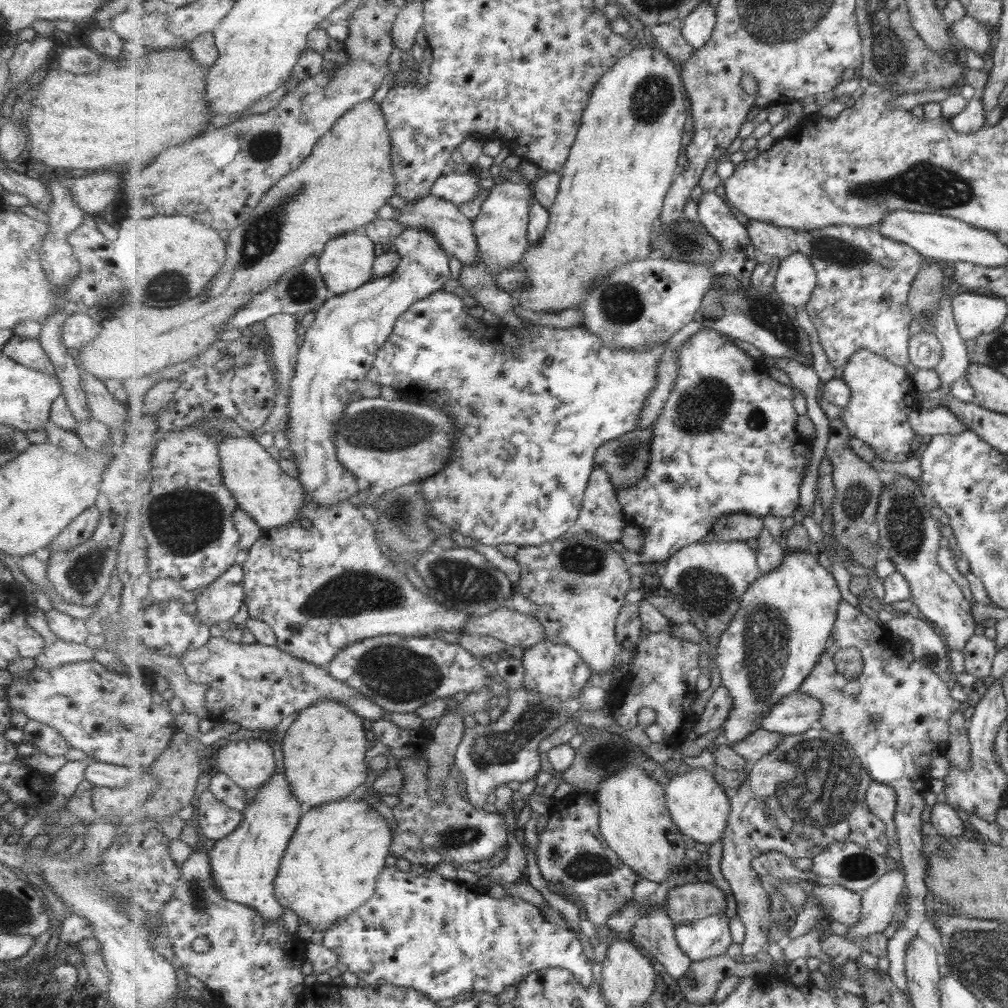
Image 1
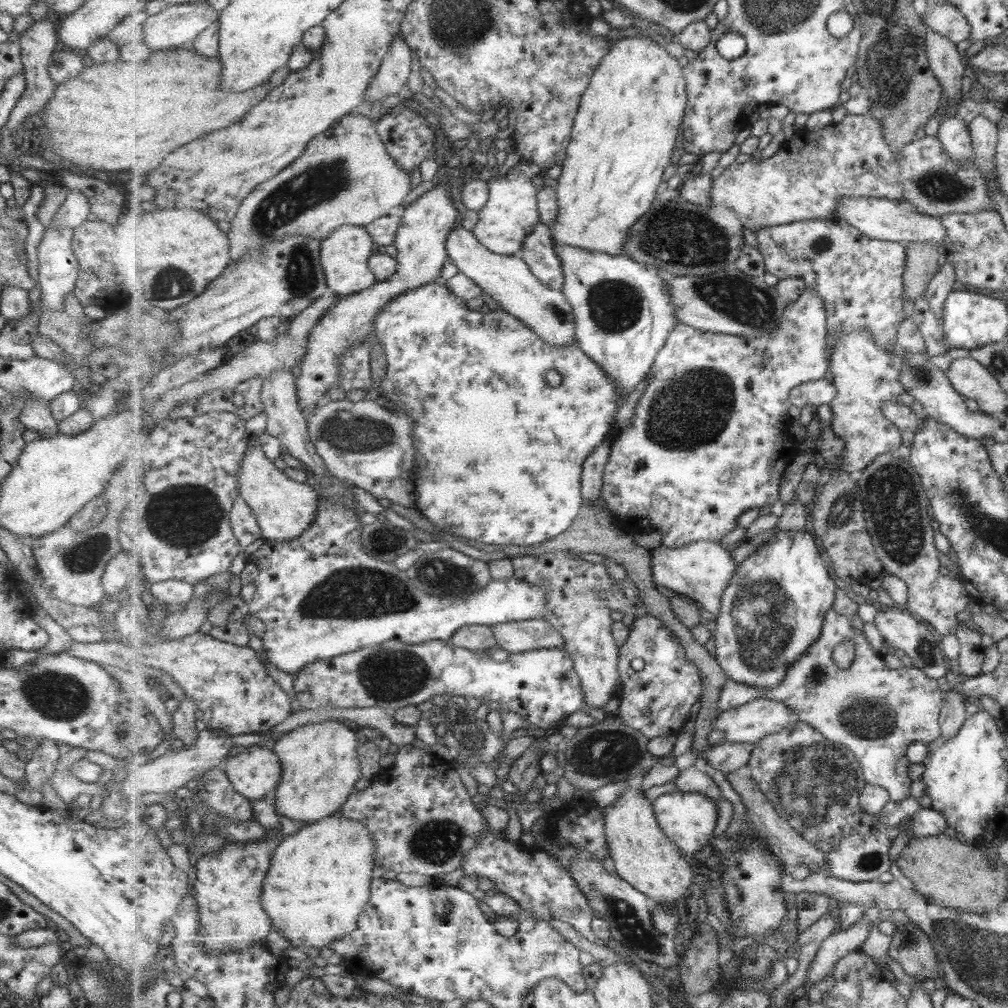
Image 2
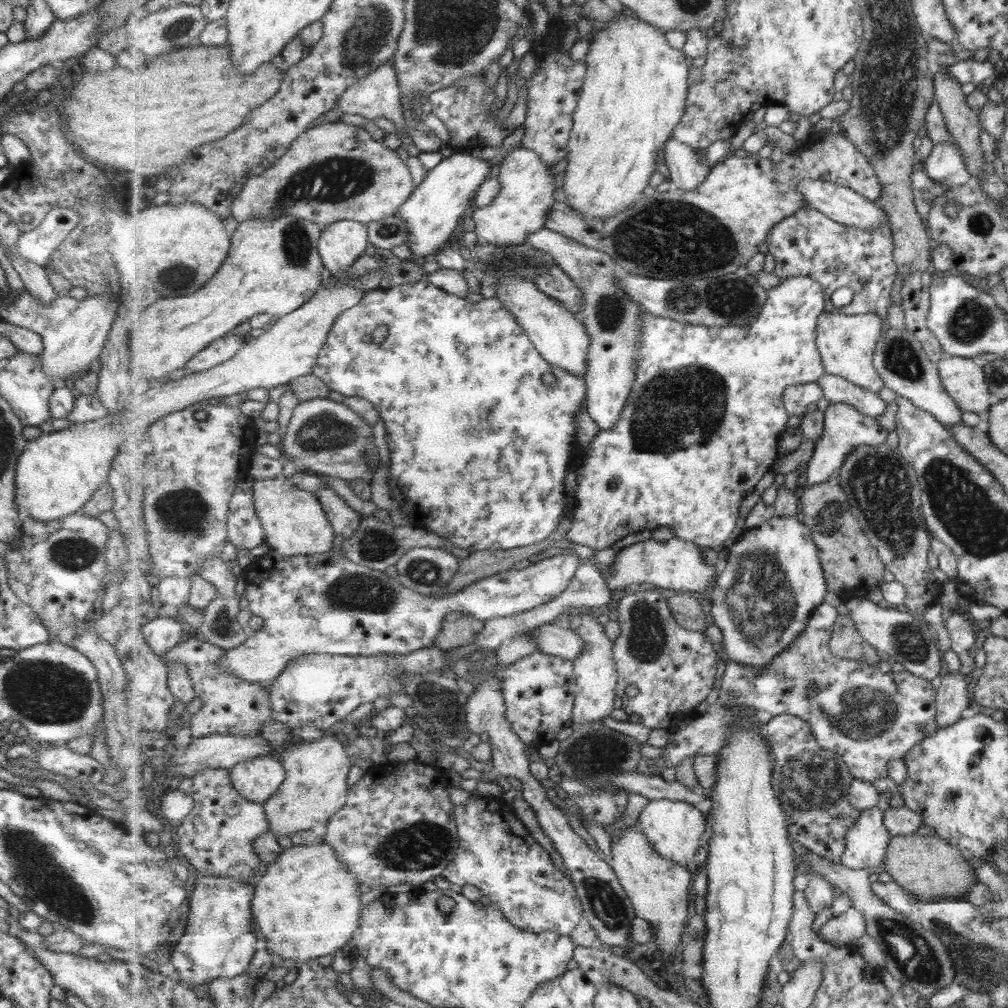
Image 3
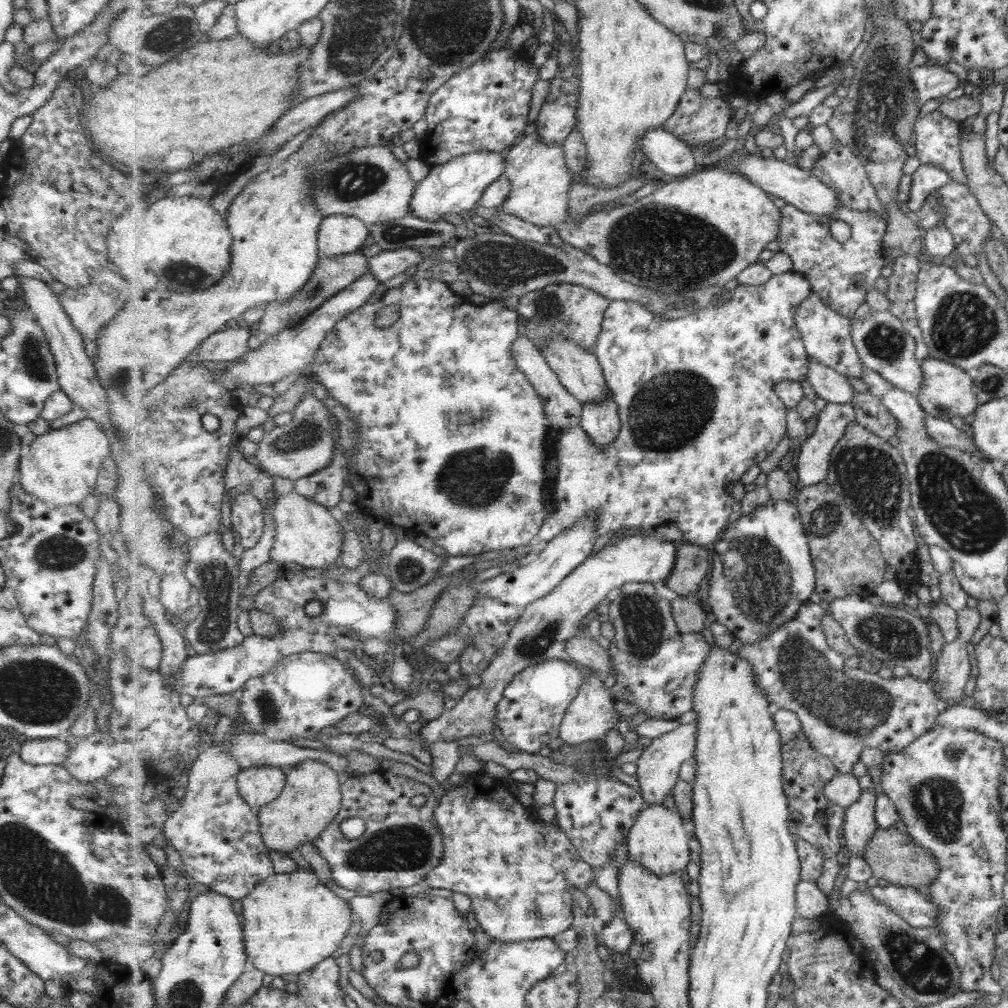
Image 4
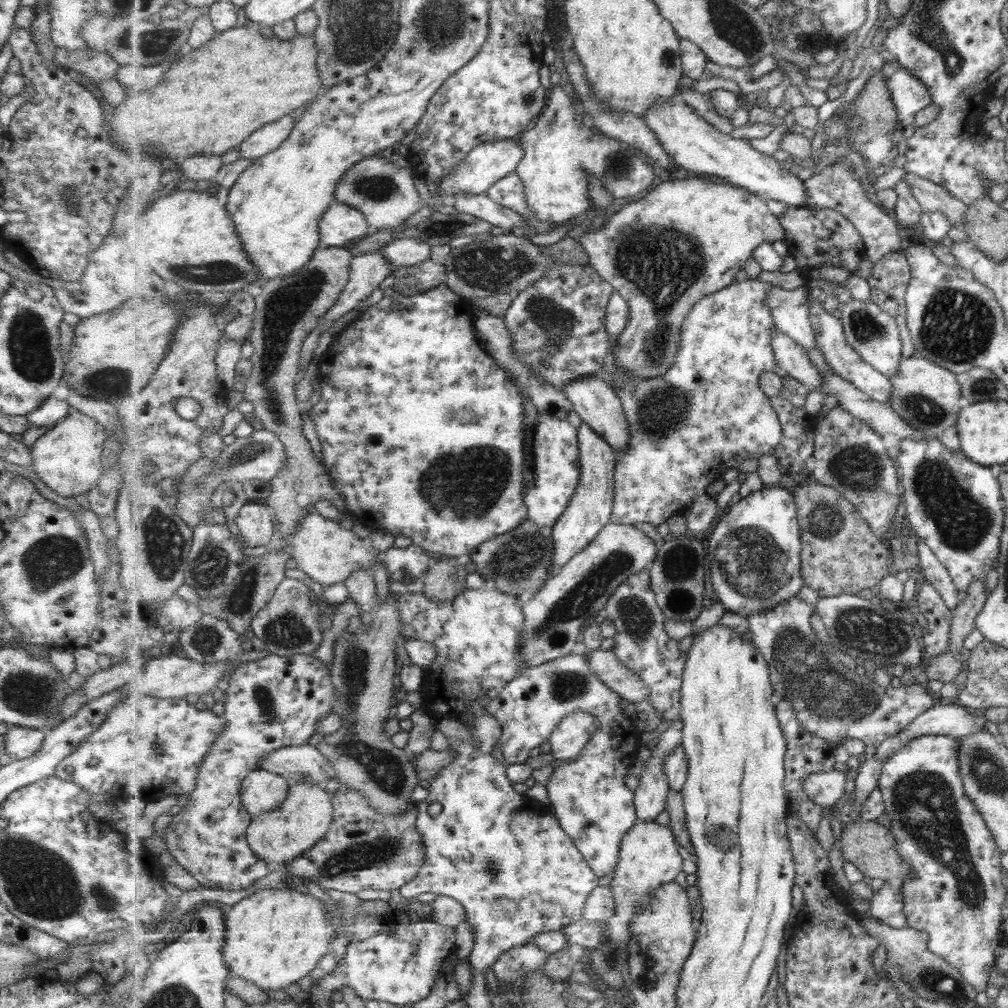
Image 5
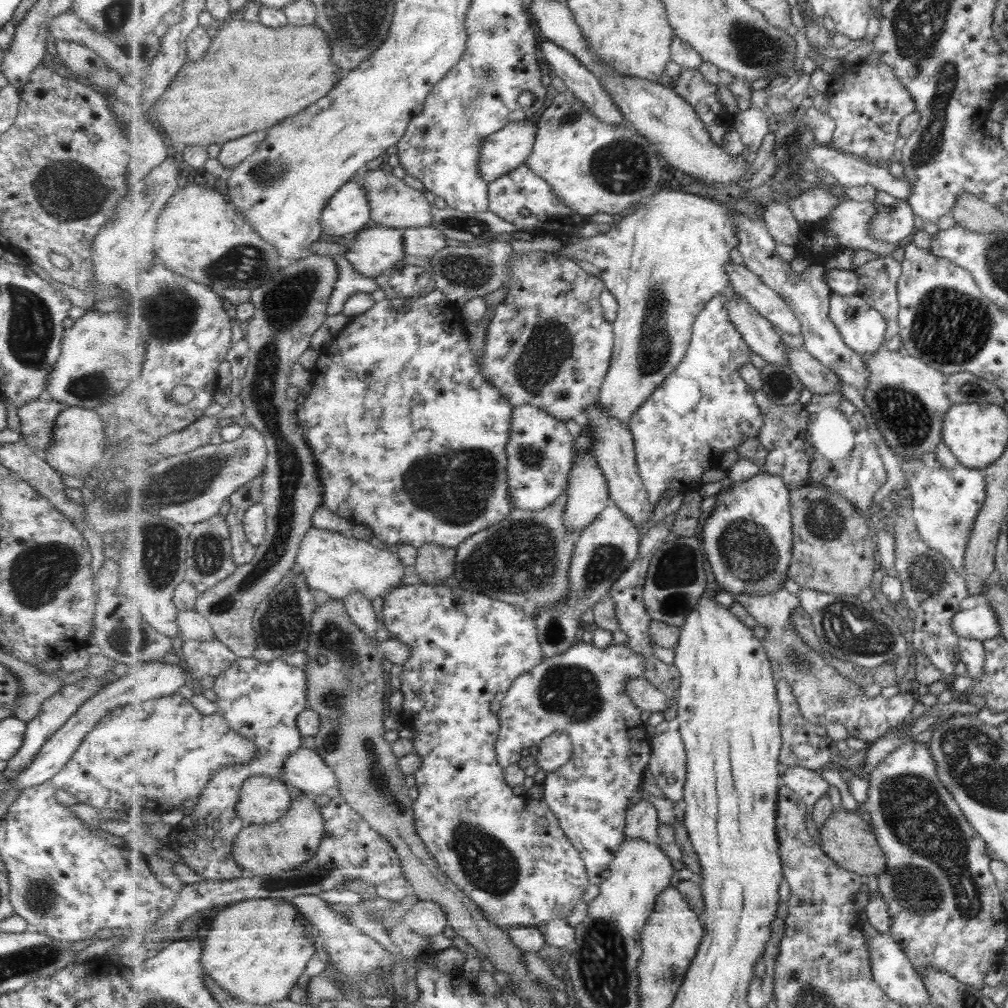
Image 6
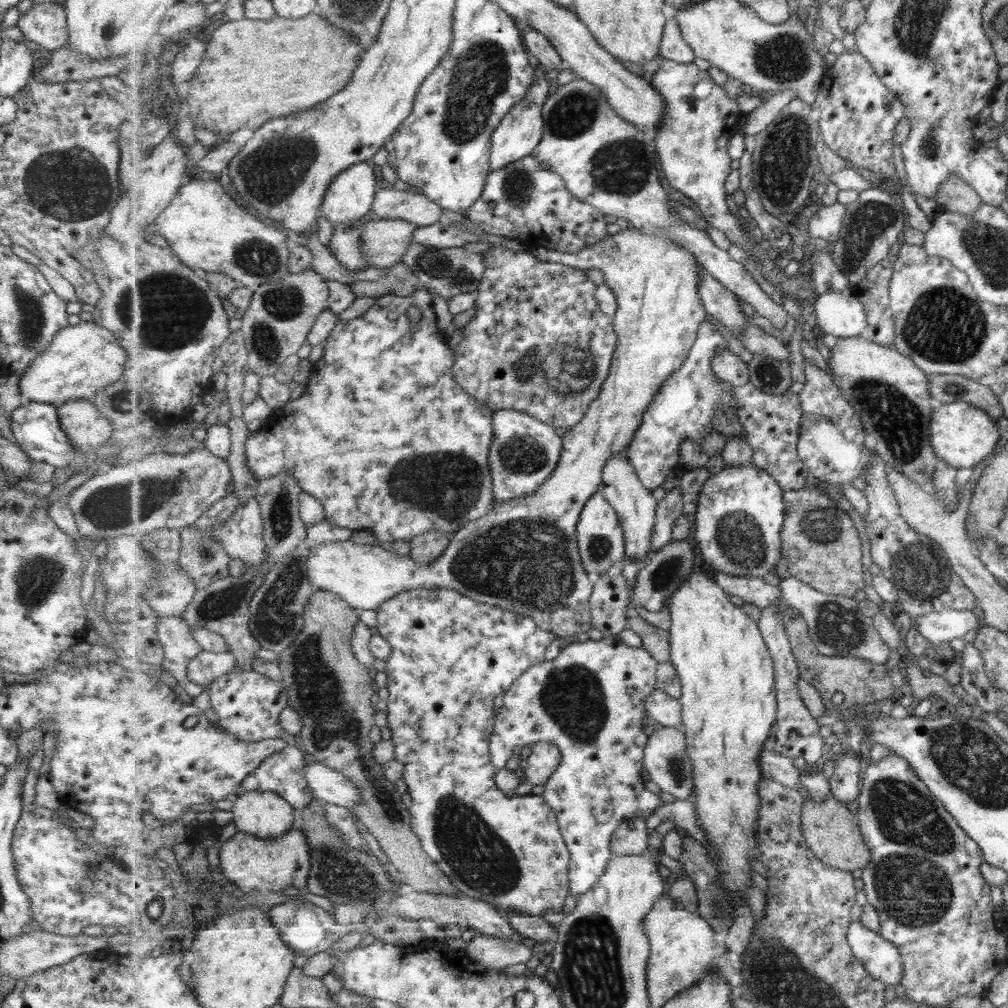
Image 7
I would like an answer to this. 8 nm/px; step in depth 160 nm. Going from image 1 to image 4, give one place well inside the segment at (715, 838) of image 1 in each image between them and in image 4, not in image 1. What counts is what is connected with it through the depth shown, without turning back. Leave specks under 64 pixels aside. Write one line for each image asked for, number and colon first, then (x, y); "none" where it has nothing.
2: (690, 819)
3: (675, 828)
4: (658, 839)

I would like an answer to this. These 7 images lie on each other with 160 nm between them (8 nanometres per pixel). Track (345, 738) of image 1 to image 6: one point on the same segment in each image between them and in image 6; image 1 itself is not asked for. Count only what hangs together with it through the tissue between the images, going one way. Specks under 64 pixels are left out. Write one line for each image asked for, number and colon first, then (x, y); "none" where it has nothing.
2: (321, 763)
3: (316, 788)
4: (312, 798)
5: (279, 837)
6: (292, 841)

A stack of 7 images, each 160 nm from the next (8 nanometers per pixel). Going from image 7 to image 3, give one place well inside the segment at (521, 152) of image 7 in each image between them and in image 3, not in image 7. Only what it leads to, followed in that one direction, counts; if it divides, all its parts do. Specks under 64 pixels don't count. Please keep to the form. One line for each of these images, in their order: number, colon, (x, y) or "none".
3: (438, 204)
4: (457, 186)
5: (488, 163)
6: (508, 149)

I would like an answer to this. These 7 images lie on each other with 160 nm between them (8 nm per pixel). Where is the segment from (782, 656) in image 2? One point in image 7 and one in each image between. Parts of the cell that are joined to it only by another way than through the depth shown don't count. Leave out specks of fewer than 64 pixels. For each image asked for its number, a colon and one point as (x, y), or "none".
3: (773, 581)
4: (763, 573)
5: (755, 549)
6: (748, 538)
7: (739, 521)

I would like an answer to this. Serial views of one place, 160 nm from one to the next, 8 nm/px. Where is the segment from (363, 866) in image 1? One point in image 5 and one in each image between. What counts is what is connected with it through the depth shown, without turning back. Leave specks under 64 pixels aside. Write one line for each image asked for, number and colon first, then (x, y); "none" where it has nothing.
2: (320, 882)
3: (308, 904)
4: (292, 922)
5: (276, 936)

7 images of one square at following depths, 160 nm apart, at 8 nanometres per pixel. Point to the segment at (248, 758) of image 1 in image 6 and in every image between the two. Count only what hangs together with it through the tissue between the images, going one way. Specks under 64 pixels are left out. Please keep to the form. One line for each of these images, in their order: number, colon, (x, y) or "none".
2: (257, 773)
3: (258, 780)
4: (260, 785)
5: (263, 791)
6: (263, 799)

